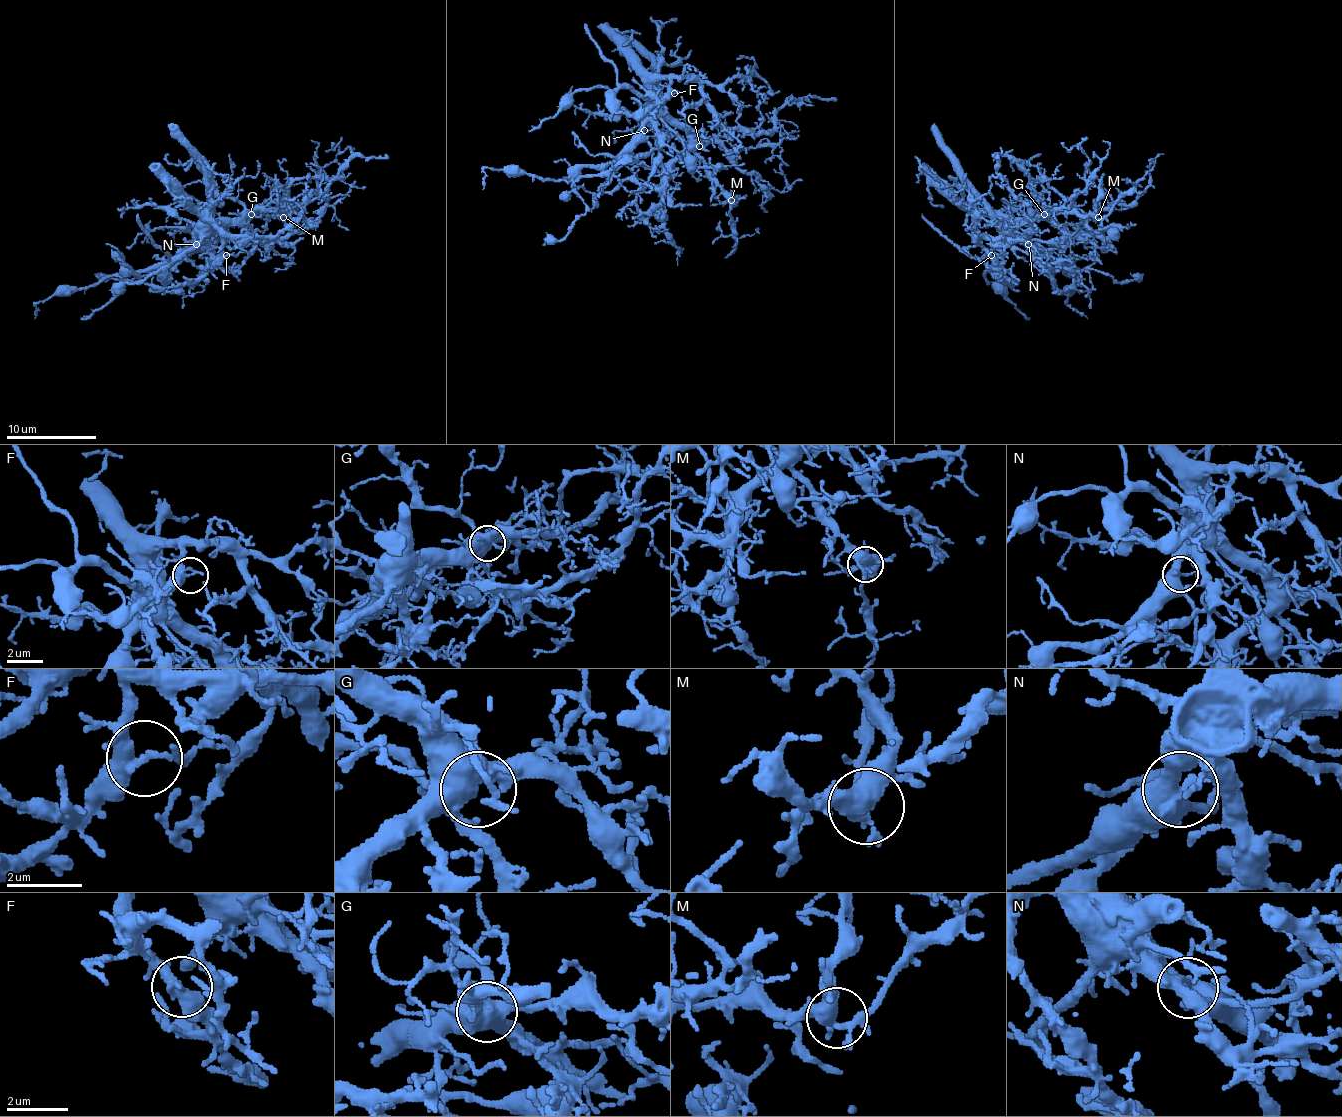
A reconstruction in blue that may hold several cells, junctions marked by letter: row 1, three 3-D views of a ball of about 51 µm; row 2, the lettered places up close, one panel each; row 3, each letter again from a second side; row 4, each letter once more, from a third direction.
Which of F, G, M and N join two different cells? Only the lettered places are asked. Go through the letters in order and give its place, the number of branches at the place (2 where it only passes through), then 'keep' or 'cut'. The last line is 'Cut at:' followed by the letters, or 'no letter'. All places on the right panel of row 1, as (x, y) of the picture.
F: place (991, 255); branches 3; keep
G: place (1044, 214); branches 3; keep
M: place (1098, 217); branches 3; keep
N: place (1028, 244); branches 3; cut
Cut at: N

